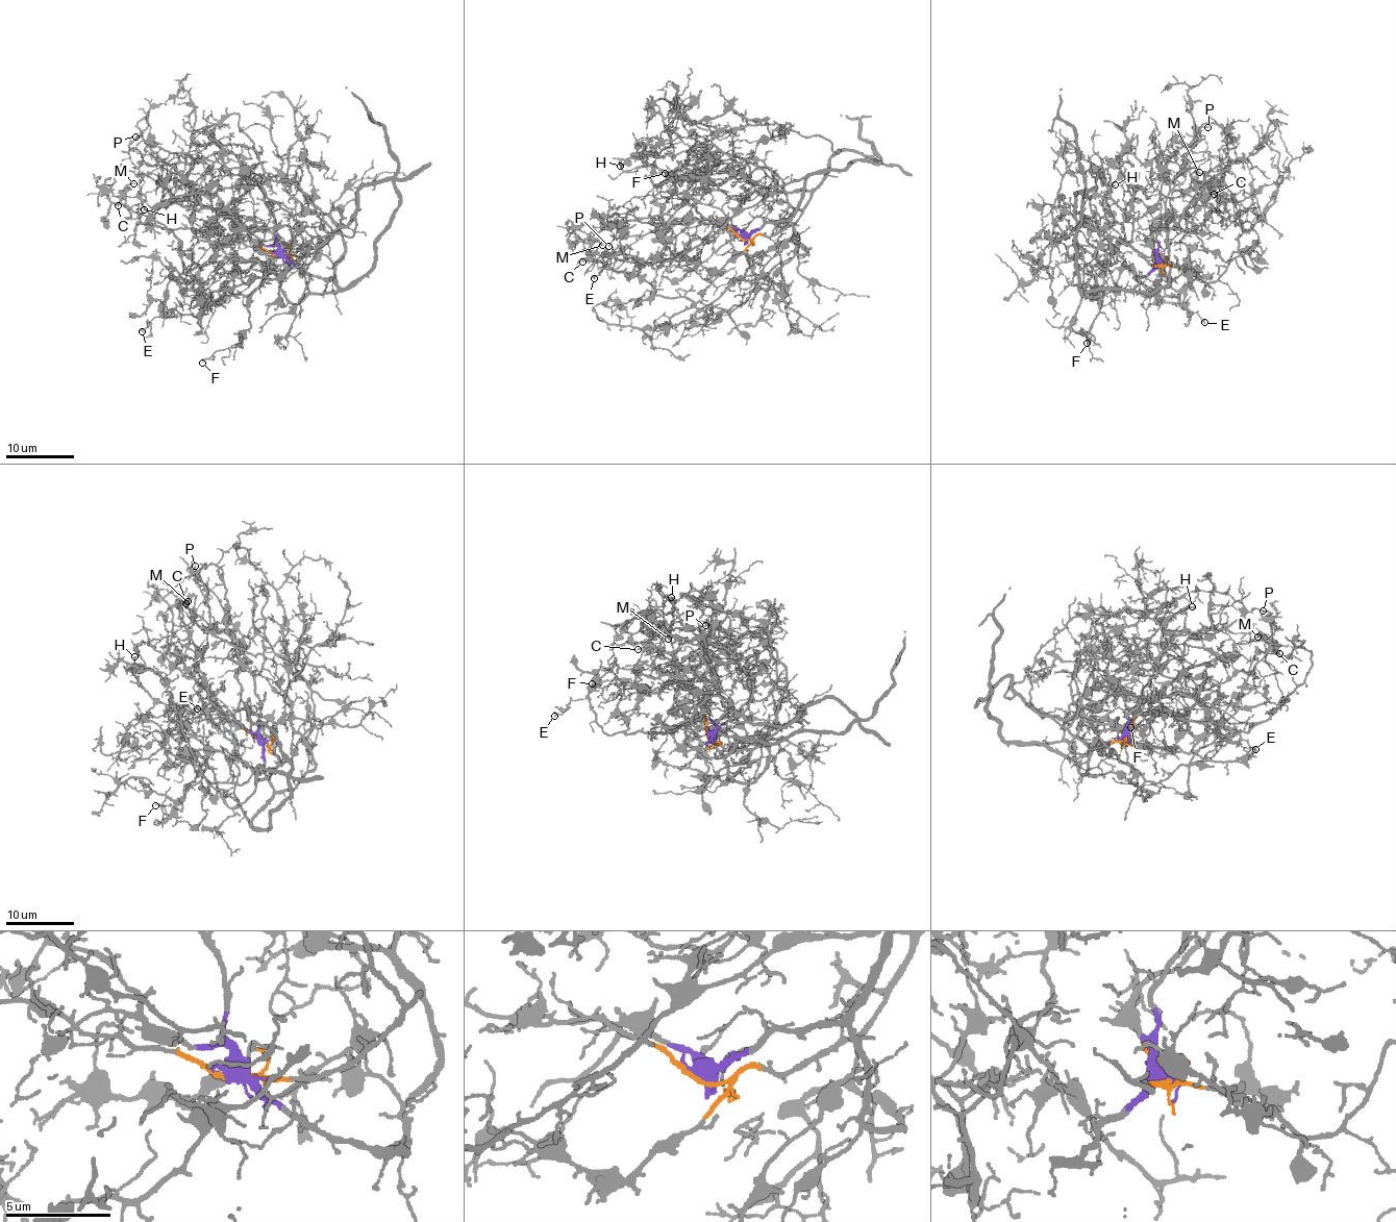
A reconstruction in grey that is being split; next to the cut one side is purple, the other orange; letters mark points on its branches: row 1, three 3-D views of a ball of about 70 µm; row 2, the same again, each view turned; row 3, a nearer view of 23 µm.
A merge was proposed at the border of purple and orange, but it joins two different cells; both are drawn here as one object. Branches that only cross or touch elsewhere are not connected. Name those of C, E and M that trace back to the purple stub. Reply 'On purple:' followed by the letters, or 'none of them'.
On purple: none of them

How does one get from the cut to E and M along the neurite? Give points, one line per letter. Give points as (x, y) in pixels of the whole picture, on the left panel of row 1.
E: (277, 255), (313, 253), (338, 227), (249, 293), (226, 295), (193, 316), (160, 314), (142, 331)
M: (277, 255), (263, 248), (230, 243), (212, 231), (148, 226), (120, 200), (127, 185), (134, 183)

